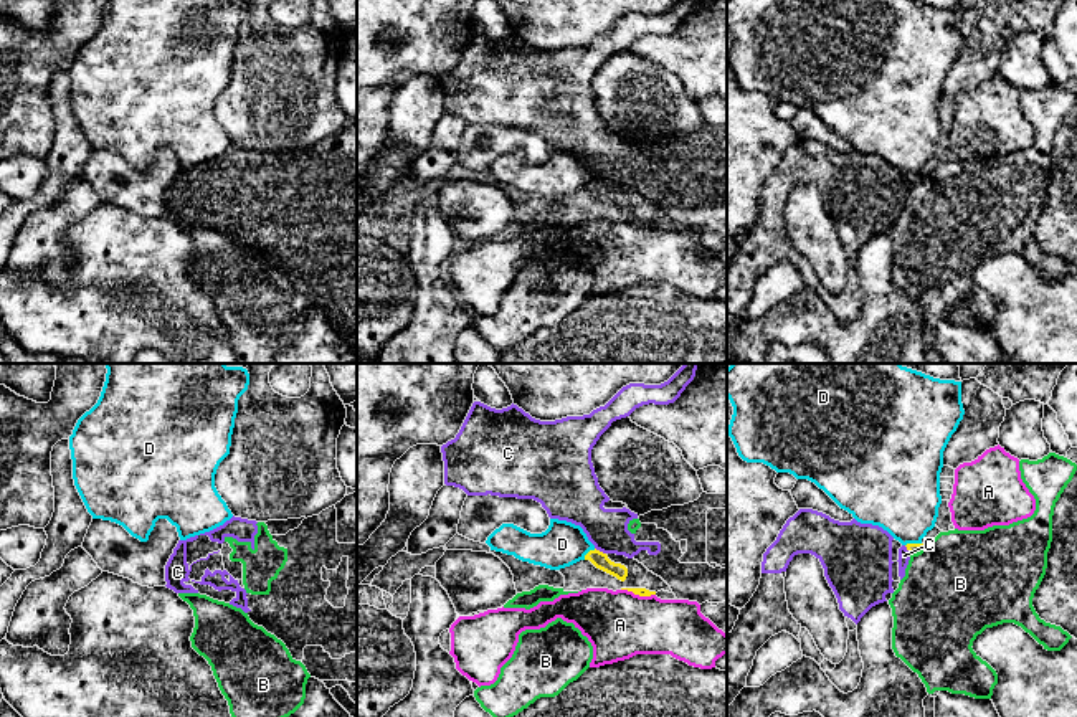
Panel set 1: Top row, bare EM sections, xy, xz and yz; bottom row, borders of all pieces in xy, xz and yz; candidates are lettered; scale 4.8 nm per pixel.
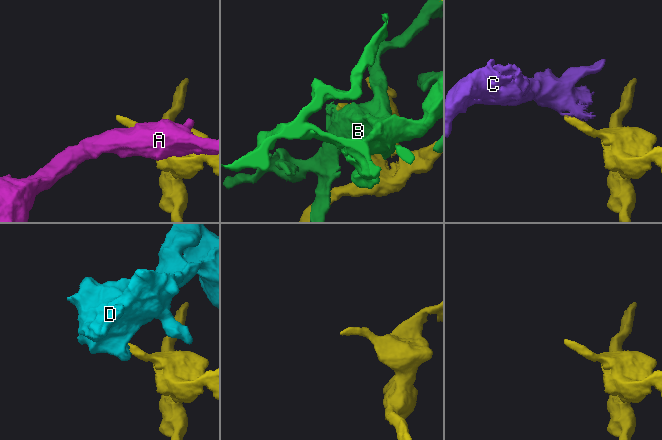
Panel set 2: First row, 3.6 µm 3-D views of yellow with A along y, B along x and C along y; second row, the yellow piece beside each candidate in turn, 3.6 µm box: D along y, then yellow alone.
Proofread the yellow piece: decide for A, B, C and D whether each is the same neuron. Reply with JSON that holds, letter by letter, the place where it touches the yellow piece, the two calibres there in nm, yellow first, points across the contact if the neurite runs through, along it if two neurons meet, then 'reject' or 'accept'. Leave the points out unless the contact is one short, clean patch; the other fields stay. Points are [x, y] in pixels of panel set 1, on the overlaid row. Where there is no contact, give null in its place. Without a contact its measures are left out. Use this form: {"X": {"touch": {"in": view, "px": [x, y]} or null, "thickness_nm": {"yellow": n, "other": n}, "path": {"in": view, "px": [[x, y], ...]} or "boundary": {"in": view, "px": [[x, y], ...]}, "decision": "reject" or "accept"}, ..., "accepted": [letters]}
{"A": {"touch": {"in": "xz", "px": [638, 593]}, "thickness_nm": {"yellow": 50, "other": 320}, "decision": "reject"}, "B": {"touch": {"in": "yz", "px": [917, 550]}, "thickness_nm": {"yellow": 50, "other": 480}, "decision": "reject"}, "C": {"touch": {"in": "xz", "px": [598, 550]}, "thickness_nm": {"yellow": 80, "other": 220}, "boundary": {"in": "xz", "px": [[595, 547], [605, 554]]}, "decision": "reject"}, "D": {"touch": {"in": "xz", "px": [588, 552]}, "thickness_nm": {"yellow": 80, "other": 220}, "decision": "reject"}, "accepted": []}

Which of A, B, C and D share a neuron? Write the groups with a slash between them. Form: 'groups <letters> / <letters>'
groups A / B / C / D

